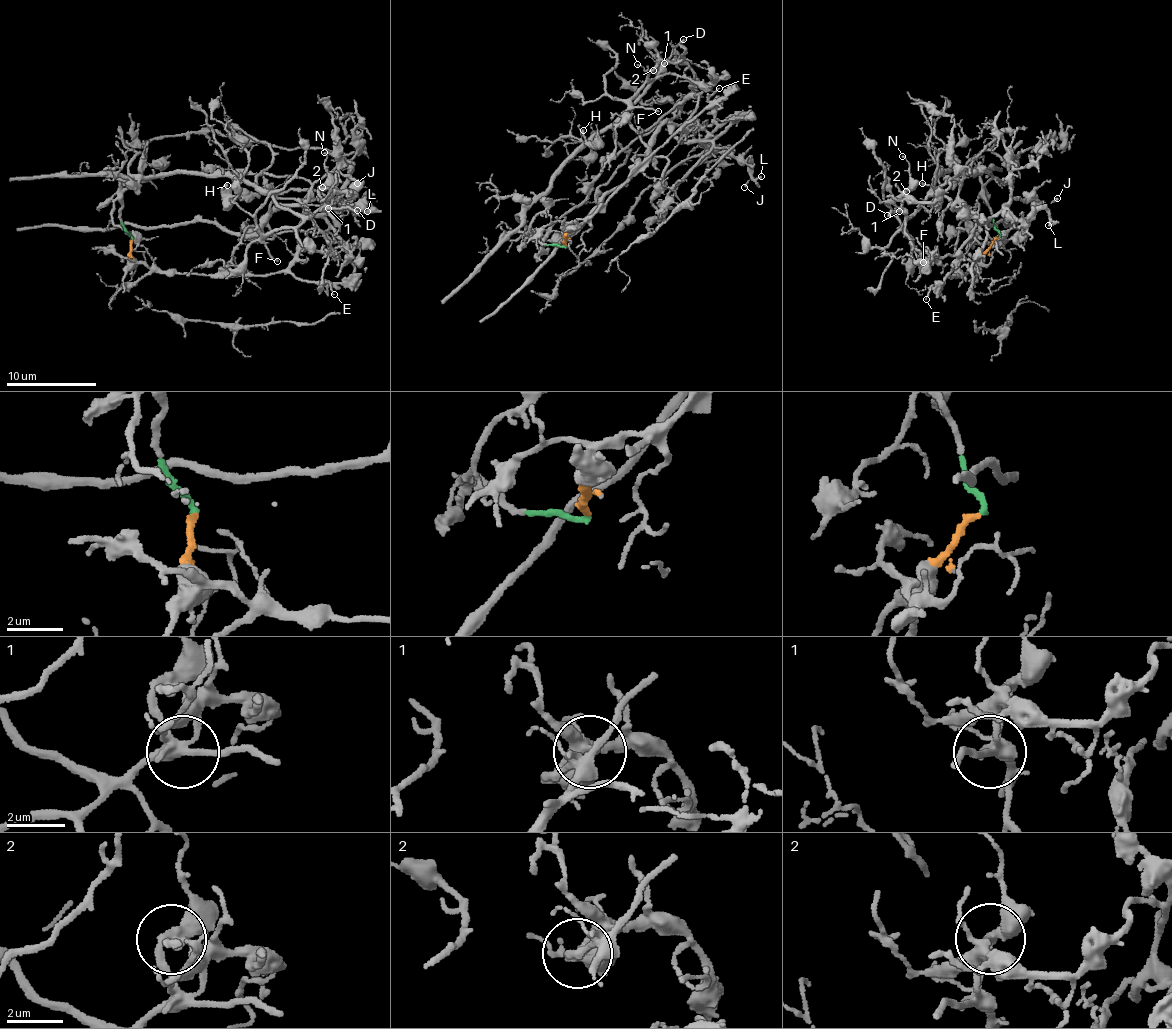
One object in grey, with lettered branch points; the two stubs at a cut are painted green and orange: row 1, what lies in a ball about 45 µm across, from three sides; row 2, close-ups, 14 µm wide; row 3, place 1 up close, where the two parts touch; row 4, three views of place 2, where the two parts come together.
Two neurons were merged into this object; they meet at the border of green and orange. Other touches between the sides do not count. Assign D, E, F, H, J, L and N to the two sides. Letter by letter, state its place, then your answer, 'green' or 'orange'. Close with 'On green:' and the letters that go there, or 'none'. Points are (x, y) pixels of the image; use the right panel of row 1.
D: (887, 215) | green
E: (926, 299) | orange
F: (923, 262) | green
H: (922, 183) | green
J: (1057, 198) | orange
L: (1048, 225) | orange
N: (902, 156) | green
On green: D, F, H, N

